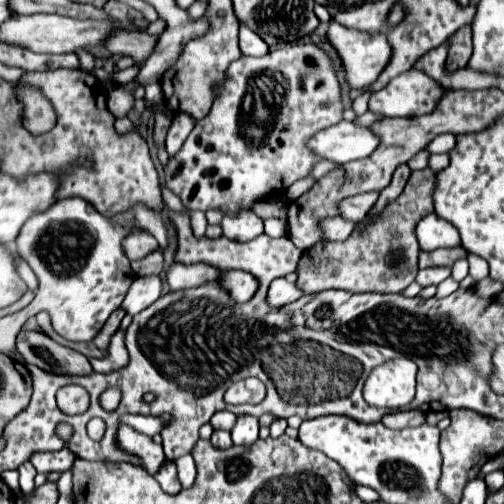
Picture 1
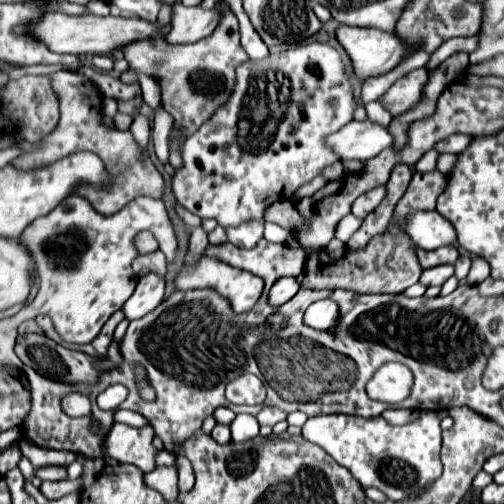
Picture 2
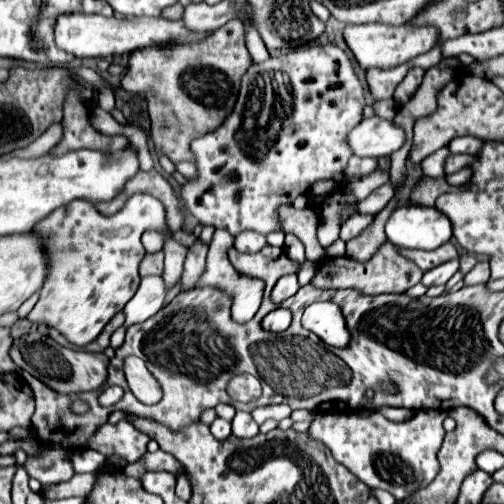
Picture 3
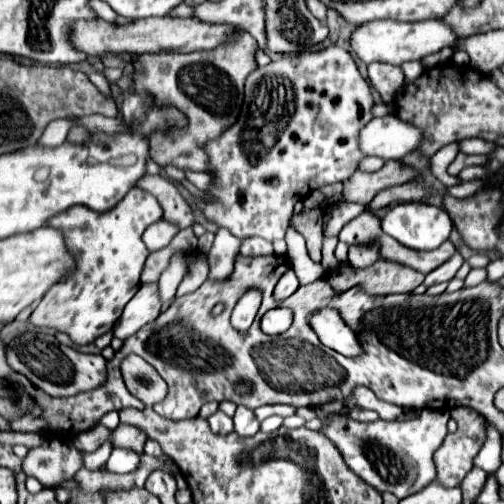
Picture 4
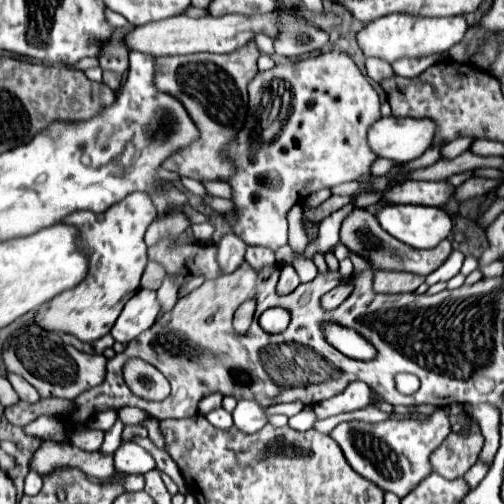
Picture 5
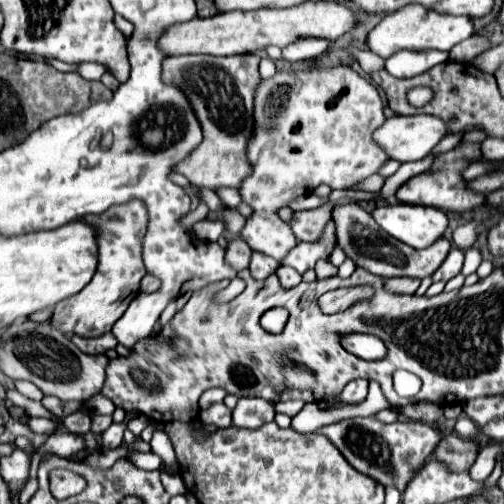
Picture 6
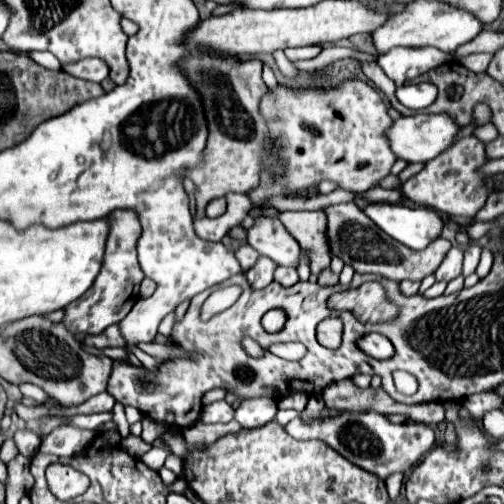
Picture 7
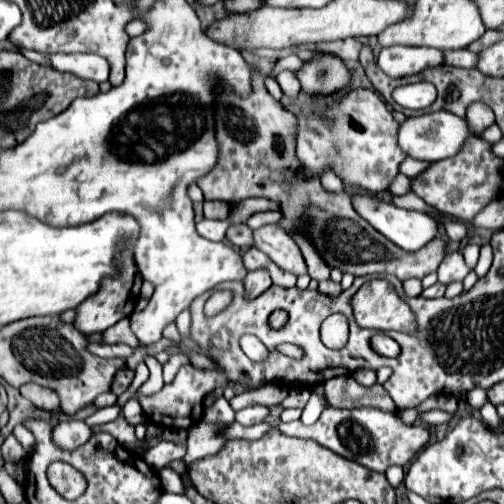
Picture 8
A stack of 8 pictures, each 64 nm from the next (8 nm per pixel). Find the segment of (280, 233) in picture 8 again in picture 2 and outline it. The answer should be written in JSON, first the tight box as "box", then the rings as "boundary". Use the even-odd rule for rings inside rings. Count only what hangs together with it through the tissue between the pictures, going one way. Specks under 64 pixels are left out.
{"box":[172,42,358,228],"boundary":[[[312,42],[312,44],[298,46],[298,48],[292,48],[292,50],[286,50],[286,52],[270,54],[264,60],[248,60],[248,62],[240,64],[236,68],[236,88],[234,88],[234,94],[230,96],[230,100],[226,102],[226,106],[222,106],[198,132],[194,132],[192,136],[188,136],[188,140],[184,142],[184,150],[182,150],[184,152],[182,154],[184,166],[180,170],[176,170],[176,176],[172,178],[172,190],[174,190],[174,196],[176,196],[178,204],[184,206],[186,210],[190,210],[192,214],[200,216],[202,220],[214,218],[222,228],[230,228],[230,226],[236,228],[236,226],[240,226],[240,224],[244,224],[248,220],[266,222],[264,214],[266,214],[268,206],[272,206],[276,200],[282,200],[282,198],[294,198],[296,190],[300,186],[304,186],[306,182],[310,182],[312,178],[320,176],[326,166],[332,166],[334,162],[342,162],[340,156],[336,156],[336,152],[332,152],[332,148],[328,148],[328,144],[324,144],[324,140],[326,140],[326,136],[330,136],[332,132],[338,132],[344,124],[348,124],[348,122],[354,120],[356,106],[358,106],[358,102],[354,98],[354,86],[350,82],[350,76],[346,74],[344,62],[342,62],[338,50],[334,50],[328,44]]]}

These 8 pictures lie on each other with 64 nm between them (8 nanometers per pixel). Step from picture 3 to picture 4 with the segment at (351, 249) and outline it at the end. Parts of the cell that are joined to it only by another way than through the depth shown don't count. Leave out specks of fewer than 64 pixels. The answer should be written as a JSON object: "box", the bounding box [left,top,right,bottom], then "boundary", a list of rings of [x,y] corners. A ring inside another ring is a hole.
{"box":[348,244,378,268],"boundary":[[[372,244],[372,246],[350,246],[350,252],[348,252],[348,260],[354,268],[368,268],[374,264],[374,260],[378,258],[378,246]]]}

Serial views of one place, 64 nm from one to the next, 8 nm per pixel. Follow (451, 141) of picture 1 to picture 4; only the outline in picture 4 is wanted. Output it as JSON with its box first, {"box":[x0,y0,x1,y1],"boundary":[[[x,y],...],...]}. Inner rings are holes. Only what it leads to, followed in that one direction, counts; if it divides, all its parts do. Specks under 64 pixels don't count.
{"box":[460,138,496,154],"boundary":[[[468,138],[460,142],[460,152],[464,154],[490,154],[494,148],[496,148],[494,144],[480,138]]]}

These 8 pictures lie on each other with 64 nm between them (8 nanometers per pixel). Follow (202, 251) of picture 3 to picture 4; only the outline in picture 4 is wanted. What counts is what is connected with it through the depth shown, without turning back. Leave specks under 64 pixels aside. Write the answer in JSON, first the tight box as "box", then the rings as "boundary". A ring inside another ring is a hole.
{"box":[178,262,208,296],"boundary":[[[196,262],[196,264],[188,270],[188,274],[184,276],[184,280],[180,282],[180,286],[178,286],[178,296],[188,294],[188,292],[194,292],[206,278],[208,278],[208,268],[206,268],[206,264],[204,264],[204,262]]]}

